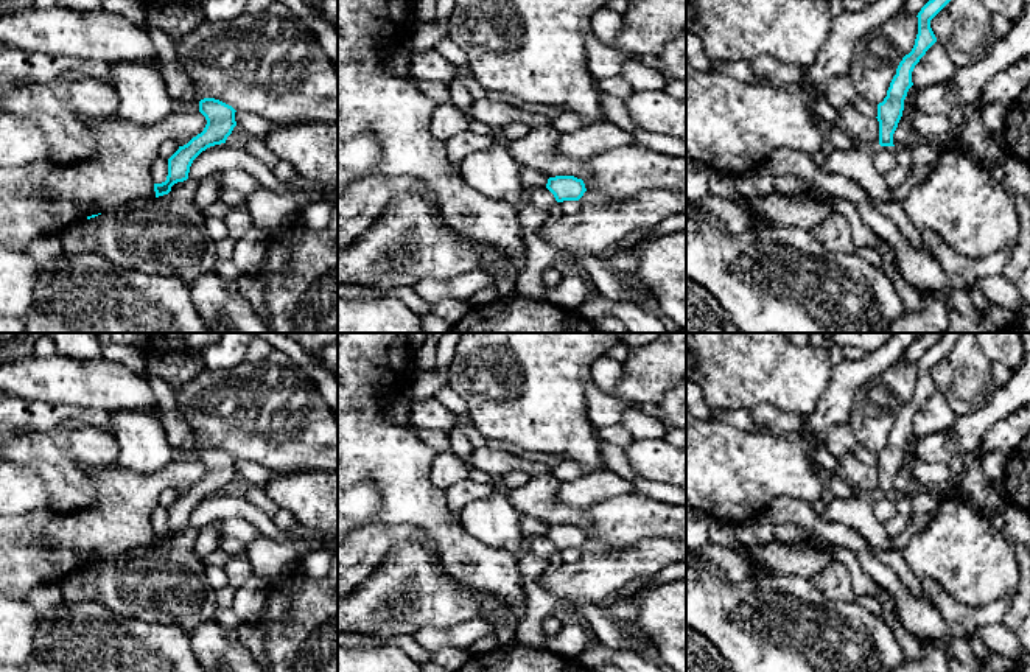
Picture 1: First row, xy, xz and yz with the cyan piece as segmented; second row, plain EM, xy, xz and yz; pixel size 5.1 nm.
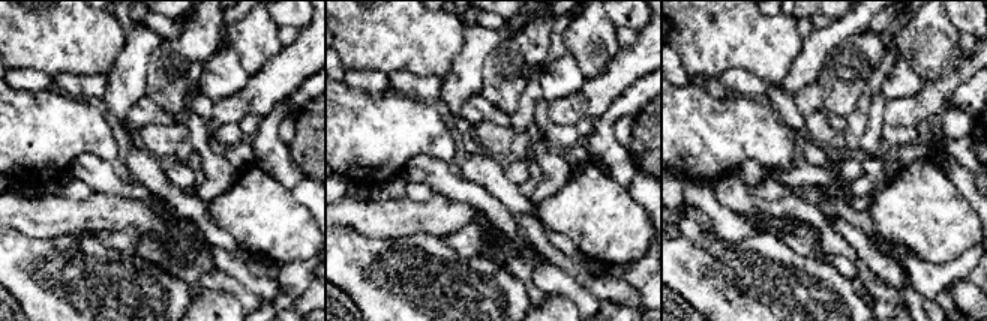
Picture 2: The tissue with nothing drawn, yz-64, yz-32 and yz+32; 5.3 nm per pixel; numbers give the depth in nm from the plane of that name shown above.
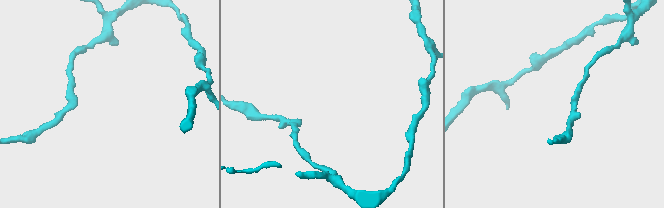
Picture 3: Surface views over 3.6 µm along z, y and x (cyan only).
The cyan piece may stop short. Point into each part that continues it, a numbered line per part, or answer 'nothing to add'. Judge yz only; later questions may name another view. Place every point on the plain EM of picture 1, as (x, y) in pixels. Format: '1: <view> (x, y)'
nothing to add

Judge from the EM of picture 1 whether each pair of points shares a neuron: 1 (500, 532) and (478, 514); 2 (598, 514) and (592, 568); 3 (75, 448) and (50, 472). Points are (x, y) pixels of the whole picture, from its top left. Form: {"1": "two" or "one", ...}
{"1": "one", "2": "two", "3": "two"}

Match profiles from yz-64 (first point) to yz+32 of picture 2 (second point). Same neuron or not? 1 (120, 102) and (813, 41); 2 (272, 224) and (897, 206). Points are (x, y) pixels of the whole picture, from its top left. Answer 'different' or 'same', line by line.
1: same
2: same

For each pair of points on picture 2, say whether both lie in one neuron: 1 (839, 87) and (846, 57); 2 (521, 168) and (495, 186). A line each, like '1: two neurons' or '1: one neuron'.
1: one neuron
2: two neurons

